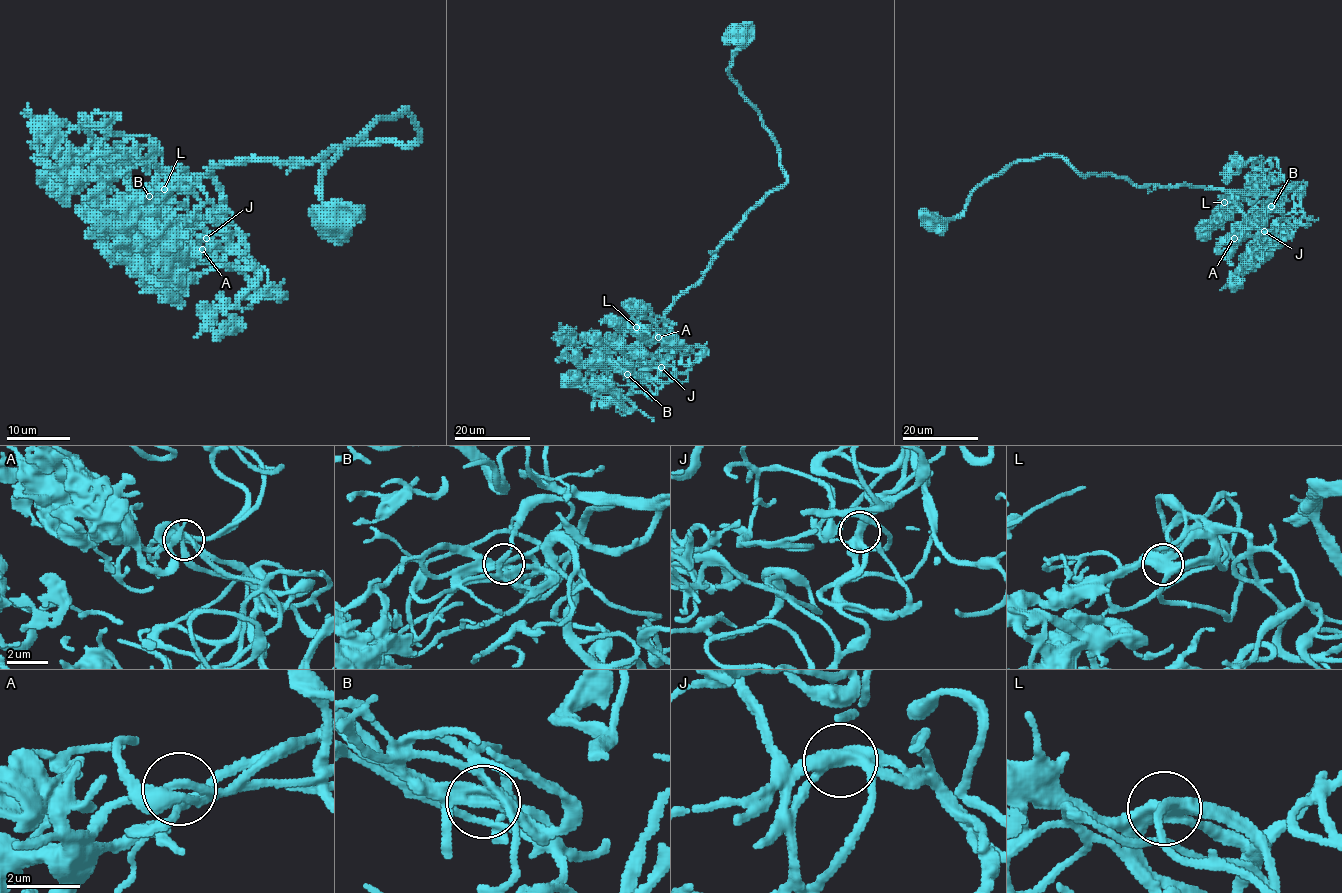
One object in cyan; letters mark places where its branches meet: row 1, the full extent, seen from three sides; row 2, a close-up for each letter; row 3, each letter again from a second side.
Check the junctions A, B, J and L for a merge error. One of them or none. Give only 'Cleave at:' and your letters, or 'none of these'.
Cleave at: none of these

